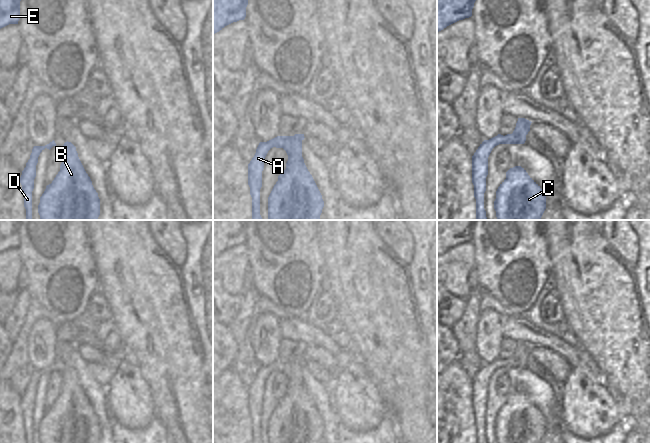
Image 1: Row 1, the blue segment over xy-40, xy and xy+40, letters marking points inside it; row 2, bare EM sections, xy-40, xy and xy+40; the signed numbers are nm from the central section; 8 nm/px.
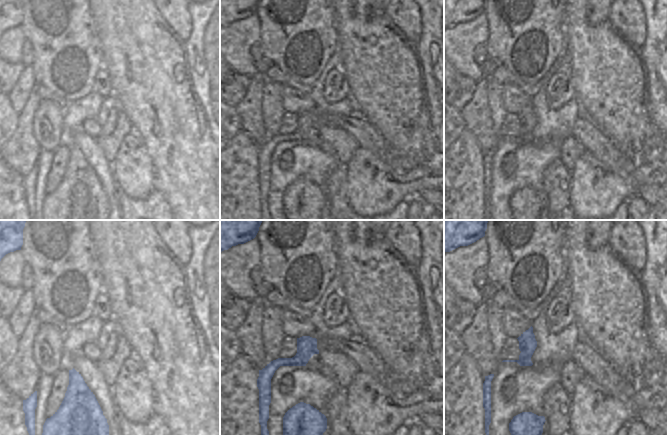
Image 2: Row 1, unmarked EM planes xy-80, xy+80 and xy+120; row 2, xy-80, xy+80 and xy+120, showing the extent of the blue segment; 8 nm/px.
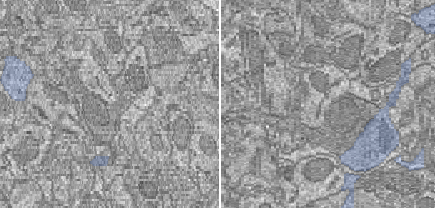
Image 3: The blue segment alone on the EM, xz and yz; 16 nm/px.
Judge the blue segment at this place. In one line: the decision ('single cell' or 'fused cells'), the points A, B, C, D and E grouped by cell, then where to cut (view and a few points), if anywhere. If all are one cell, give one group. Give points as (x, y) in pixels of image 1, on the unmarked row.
fused cells; groups A B C D / E; cut xy+40 (512, 357), (519, 361), (520, 367)

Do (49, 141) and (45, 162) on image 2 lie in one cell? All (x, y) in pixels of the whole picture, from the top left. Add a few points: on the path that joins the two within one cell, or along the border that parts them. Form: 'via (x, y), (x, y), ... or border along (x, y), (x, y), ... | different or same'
border along (41, 149), (52, 152) | different

